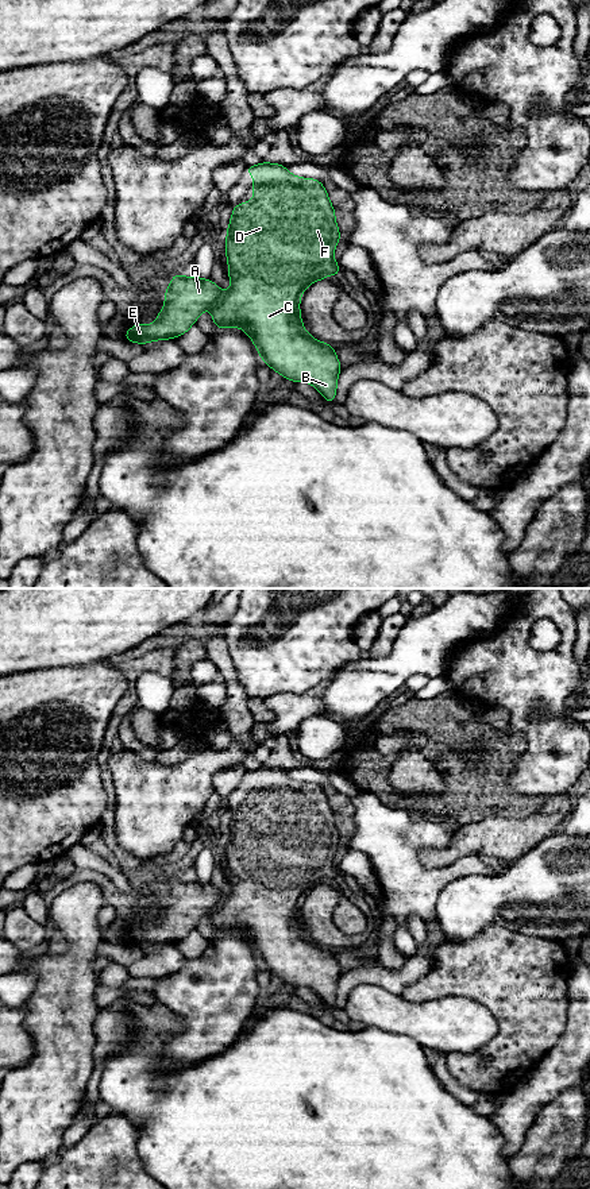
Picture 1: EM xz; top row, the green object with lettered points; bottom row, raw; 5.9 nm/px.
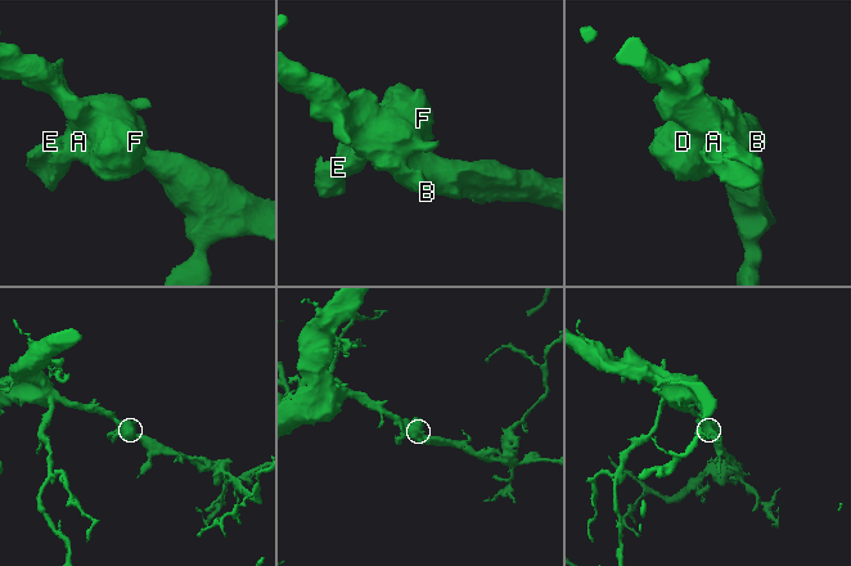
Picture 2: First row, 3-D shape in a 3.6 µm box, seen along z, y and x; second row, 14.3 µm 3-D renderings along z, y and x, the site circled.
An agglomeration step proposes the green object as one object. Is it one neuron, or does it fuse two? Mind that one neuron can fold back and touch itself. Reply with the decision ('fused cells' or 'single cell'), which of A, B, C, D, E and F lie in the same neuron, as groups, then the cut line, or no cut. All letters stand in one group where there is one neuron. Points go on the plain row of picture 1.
single cell | A B C D E F | no cut

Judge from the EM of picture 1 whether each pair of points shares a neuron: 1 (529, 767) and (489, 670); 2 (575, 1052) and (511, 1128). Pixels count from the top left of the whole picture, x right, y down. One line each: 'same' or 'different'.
1: same
2: same

